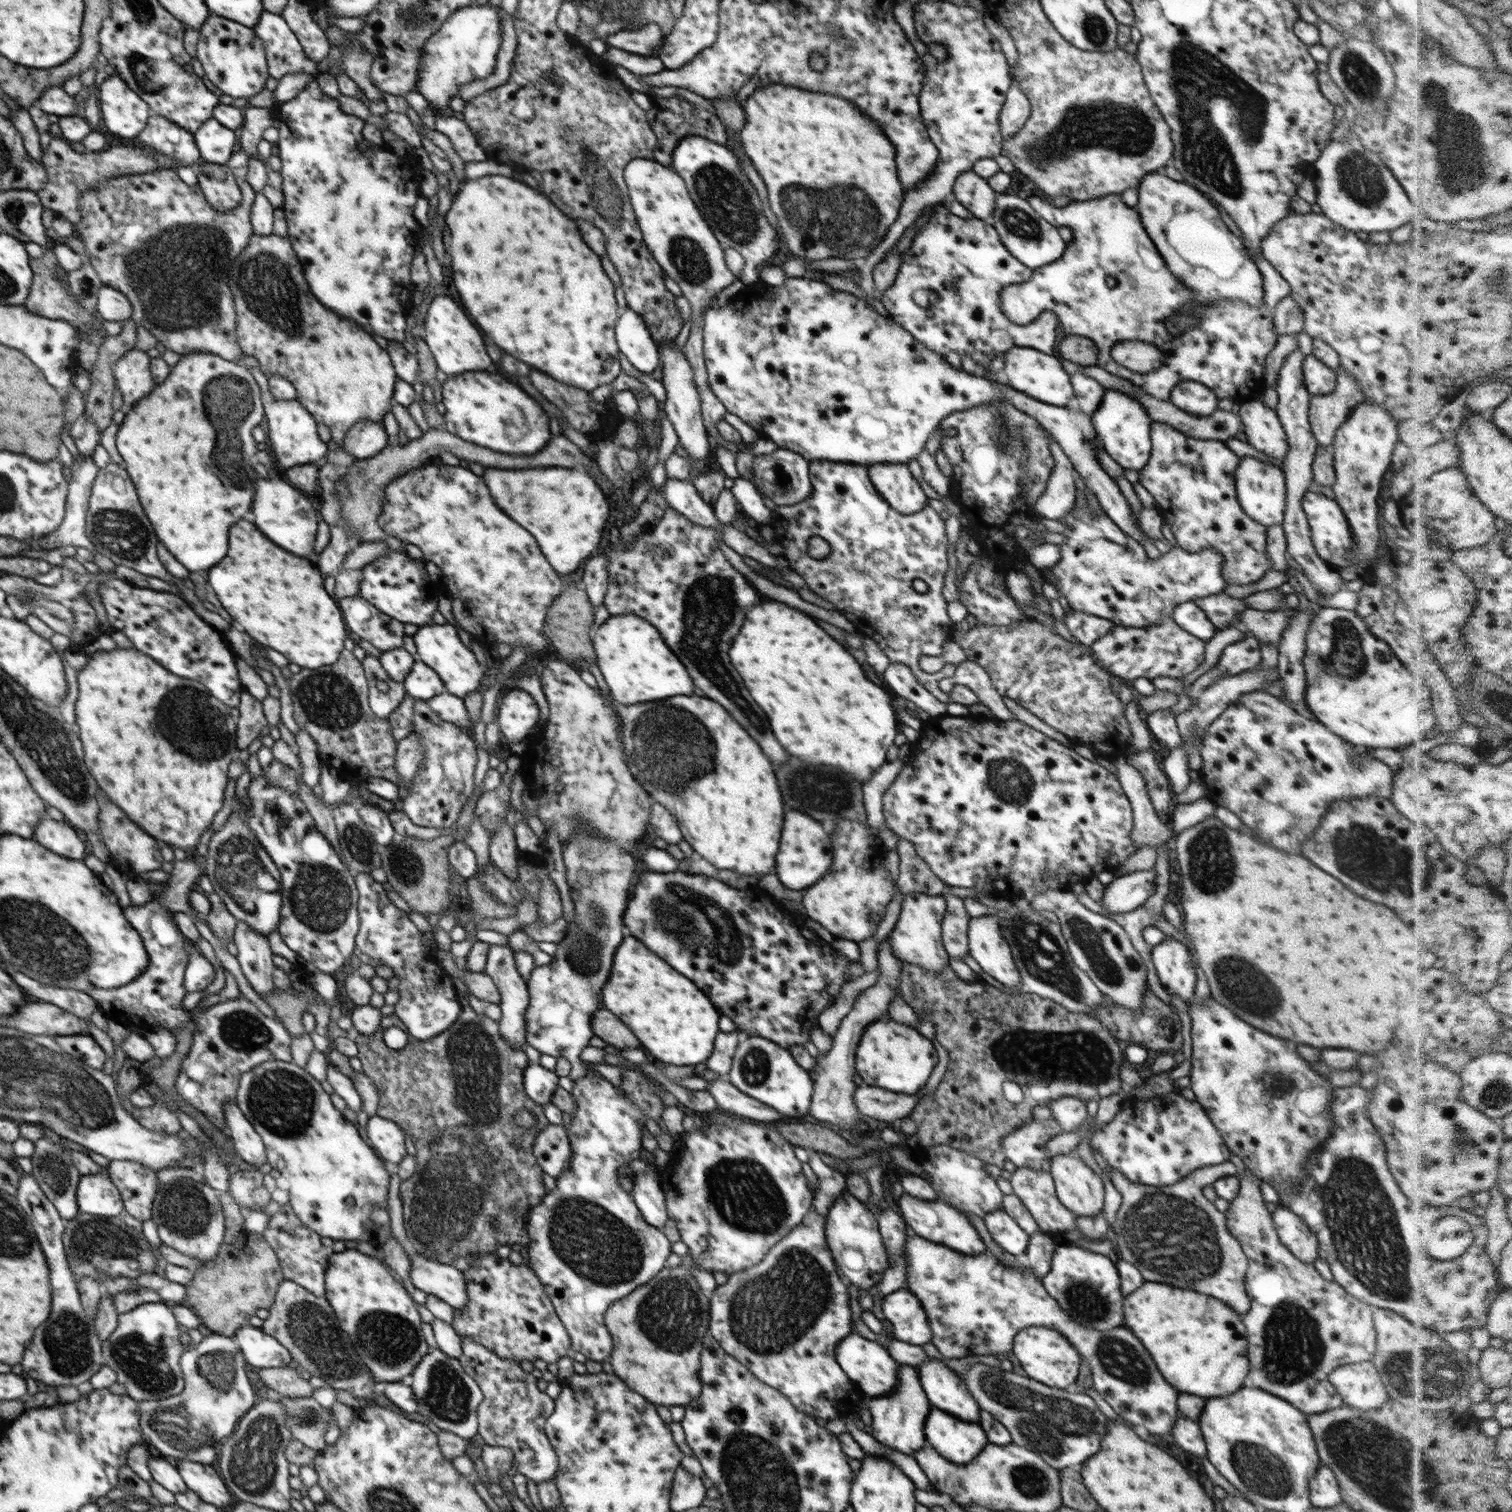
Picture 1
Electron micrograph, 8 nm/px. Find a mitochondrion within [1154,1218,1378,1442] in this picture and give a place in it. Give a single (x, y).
(1293, 1349)

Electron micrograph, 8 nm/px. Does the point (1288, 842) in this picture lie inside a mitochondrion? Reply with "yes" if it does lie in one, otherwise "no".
no

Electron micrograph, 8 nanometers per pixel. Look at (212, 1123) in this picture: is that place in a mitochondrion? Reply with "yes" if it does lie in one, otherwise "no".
no

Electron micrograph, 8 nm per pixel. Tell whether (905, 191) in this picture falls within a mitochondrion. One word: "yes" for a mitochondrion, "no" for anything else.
no

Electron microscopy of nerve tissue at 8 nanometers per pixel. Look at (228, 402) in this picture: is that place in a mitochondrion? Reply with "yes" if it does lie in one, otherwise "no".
yes

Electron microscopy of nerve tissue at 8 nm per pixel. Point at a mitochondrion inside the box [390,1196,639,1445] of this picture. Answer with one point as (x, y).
(446, 1395)

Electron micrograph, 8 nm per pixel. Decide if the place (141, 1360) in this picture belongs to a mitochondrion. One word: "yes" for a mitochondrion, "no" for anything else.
yes

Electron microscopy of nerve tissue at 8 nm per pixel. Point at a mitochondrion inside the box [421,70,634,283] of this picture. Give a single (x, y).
(607, 196)

